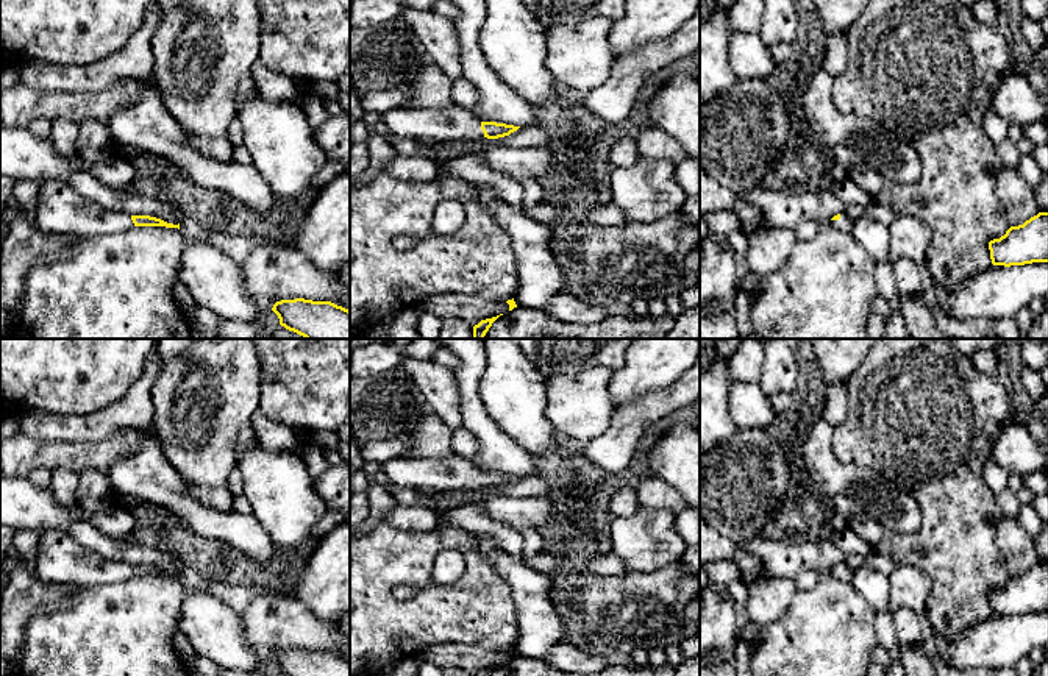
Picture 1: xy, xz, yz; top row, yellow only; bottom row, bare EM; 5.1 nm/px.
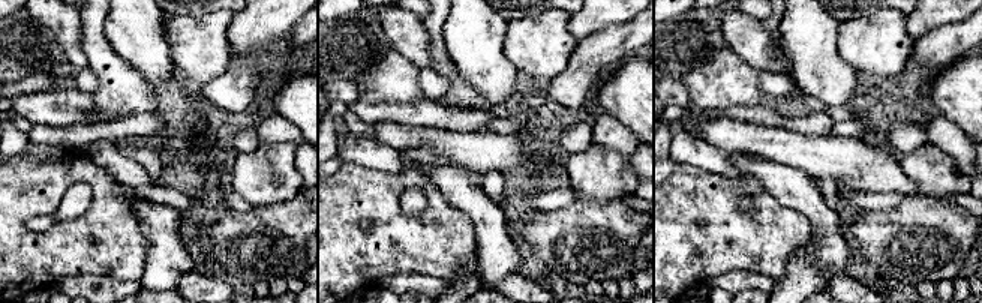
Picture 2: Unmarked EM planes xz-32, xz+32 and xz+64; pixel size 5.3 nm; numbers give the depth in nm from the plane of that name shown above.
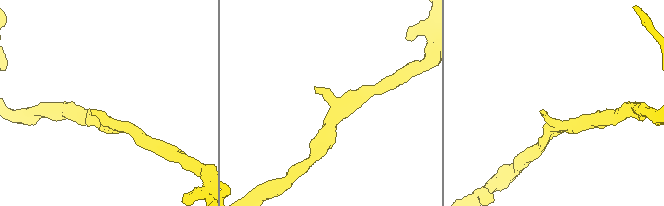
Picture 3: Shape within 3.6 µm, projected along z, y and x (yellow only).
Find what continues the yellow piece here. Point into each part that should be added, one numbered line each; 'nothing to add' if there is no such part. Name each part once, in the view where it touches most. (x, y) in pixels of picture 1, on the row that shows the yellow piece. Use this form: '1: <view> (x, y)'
1: xz (450, 124)

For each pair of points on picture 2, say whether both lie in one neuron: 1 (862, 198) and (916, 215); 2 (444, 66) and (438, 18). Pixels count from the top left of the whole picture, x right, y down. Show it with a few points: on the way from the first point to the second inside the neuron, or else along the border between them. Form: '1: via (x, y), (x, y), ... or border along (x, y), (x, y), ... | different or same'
1: border along (906, 197), (891, 207), (862, 209) | different
2: via (438, 54), (437, 30) | same

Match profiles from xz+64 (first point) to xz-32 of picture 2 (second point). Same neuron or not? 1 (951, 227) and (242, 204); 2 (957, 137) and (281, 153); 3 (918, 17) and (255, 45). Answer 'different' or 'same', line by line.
1: different
2: different
3: same

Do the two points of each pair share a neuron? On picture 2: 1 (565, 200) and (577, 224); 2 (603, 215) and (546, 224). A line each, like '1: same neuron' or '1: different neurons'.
1: different neurons
2: same neuron

